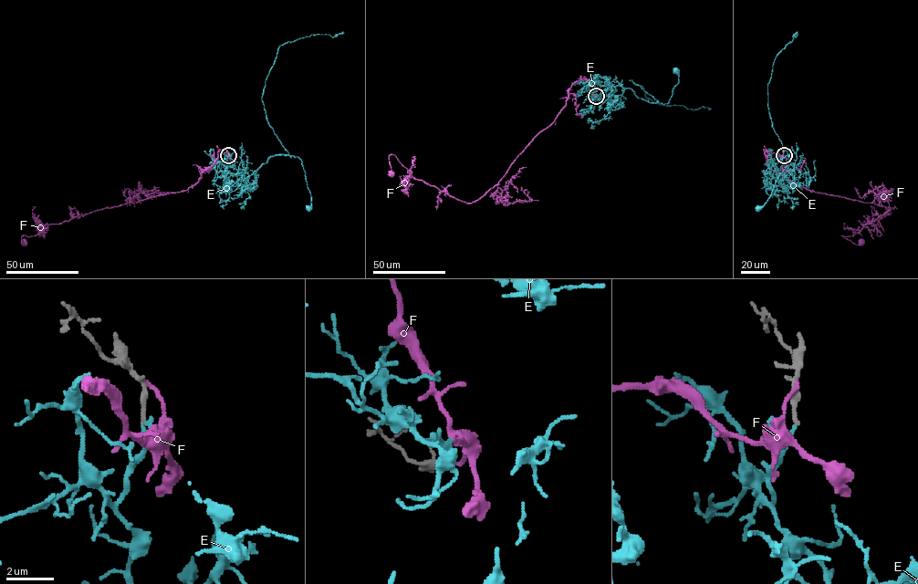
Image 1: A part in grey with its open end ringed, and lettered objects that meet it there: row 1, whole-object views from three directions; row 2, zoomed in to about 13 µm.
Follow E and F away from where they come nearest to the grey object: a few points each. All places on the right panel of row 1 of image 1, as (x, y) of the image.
E: (783, 155), (787, 172), (774, 178), (776, 164), (789, 154), (791, 159), (770, 196), (758, 207)
F: (784, 152), (767, 151), (766, 162), (798, 185), (891, 209), (853, 235), (841, 234), (856, 245), (860, 242)

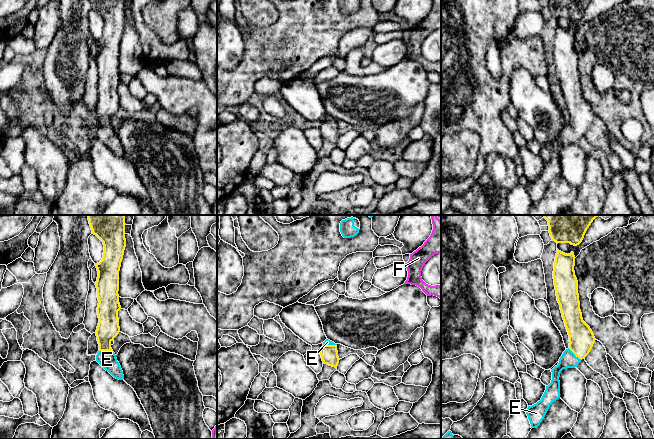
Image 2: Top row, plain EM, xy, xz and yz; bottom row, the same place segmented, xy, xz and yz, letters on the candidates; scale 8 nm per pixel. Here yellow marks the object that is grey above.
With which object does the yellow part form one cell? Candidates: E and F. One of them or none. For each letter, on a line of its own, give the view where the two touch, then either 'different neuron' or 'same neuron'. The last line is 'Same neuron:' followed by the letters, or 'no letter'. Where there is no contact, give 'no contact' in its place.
E: meets yellow in xy; same neuron
F: no contact; different neuron
Same neuron: E

